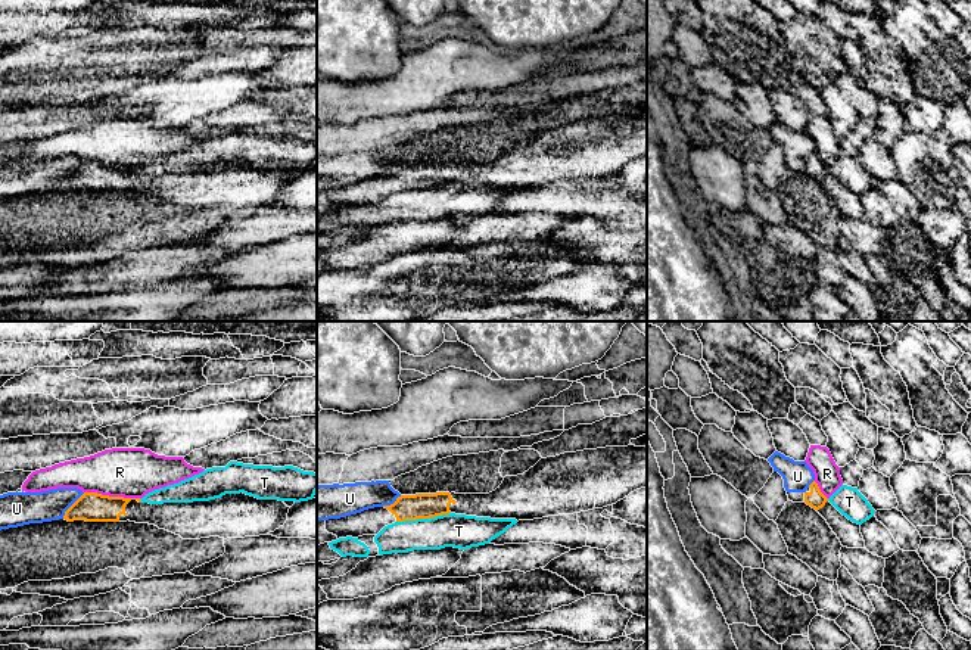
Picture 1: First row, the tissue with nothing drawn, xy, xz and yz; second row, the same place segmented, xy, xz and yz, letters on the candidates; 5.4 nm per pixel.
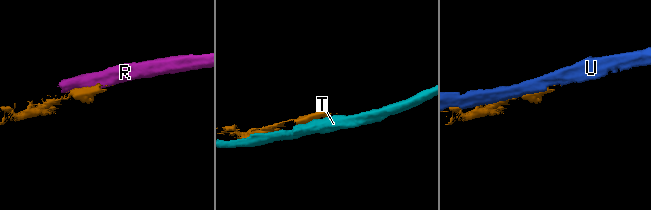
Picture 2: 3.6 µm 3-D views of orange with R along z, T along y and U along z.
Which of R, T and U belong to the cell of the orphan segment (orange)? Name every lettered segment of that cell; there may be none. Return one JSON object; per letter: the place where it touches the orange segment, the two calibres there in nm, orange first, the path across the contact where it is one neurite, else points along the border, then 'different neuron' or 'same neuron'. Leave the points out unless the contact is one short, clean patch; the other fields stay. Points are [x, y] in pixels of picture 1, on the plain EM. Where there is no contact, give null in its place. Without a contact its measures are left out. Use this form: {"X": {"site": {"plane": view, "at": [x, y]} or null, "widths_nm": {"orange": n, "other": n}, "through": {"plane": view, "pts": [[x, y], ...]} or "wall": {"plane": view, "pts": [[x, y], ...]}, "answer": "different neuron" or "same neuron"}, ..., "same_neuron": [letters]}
{"R": {"site": {"plane": "xy", "at": [112, 167]}, "widths_nm": {"orange": 160, "other": 280}, "answer": "different neuron"}, "T": {"site": {"plane": "xz", "at": [423, 187]}, "widths_nm": {"orange": 140, "other": 190}, "answer": "different neuron"}, "U": {"site": {"plane": "xy", "at": [71, 176]}, "widths_nm": {"orange": 160, "other": 180}, "answer": "different neuron"}, "same_neuron": []}

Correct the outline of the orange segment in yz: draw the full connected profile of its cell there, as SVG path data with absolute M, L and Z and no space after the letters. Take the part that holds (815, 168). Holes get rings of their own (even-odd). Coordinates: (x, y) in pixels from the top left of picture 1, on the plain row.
M813 150L805 162L805 172L815 178L830 195L843 217L863 218L865 211L860 203L860 195L853 193L843 186L821 162L818 153Z

